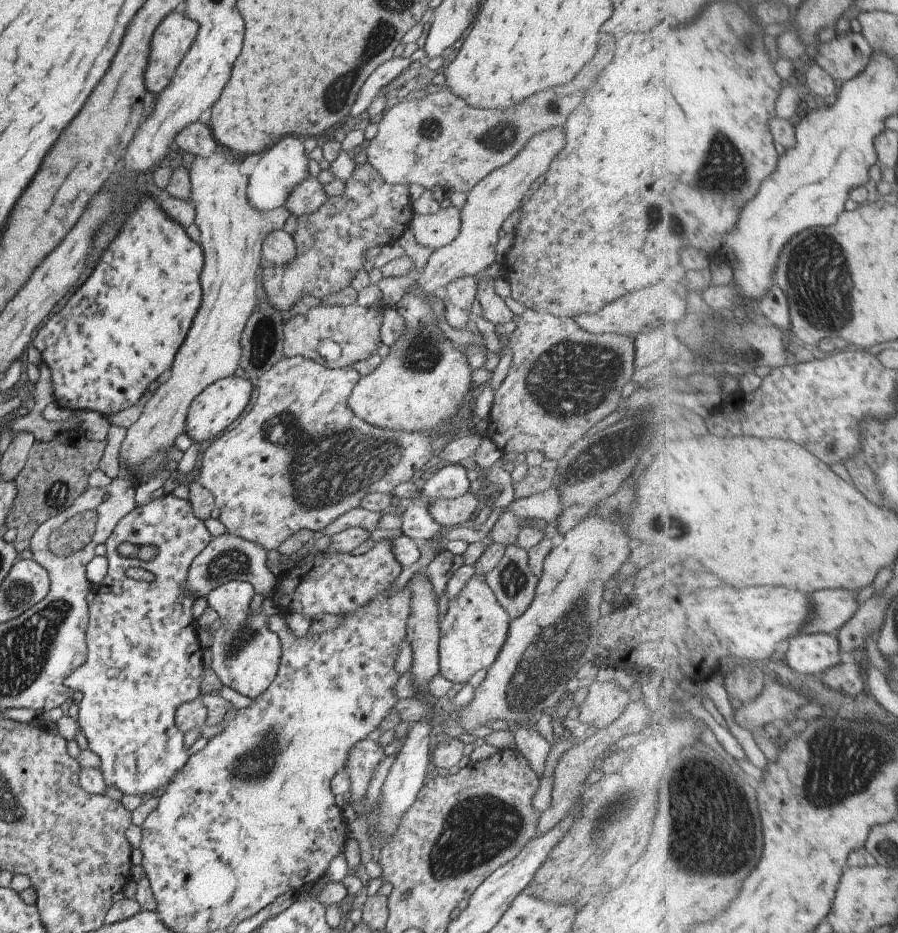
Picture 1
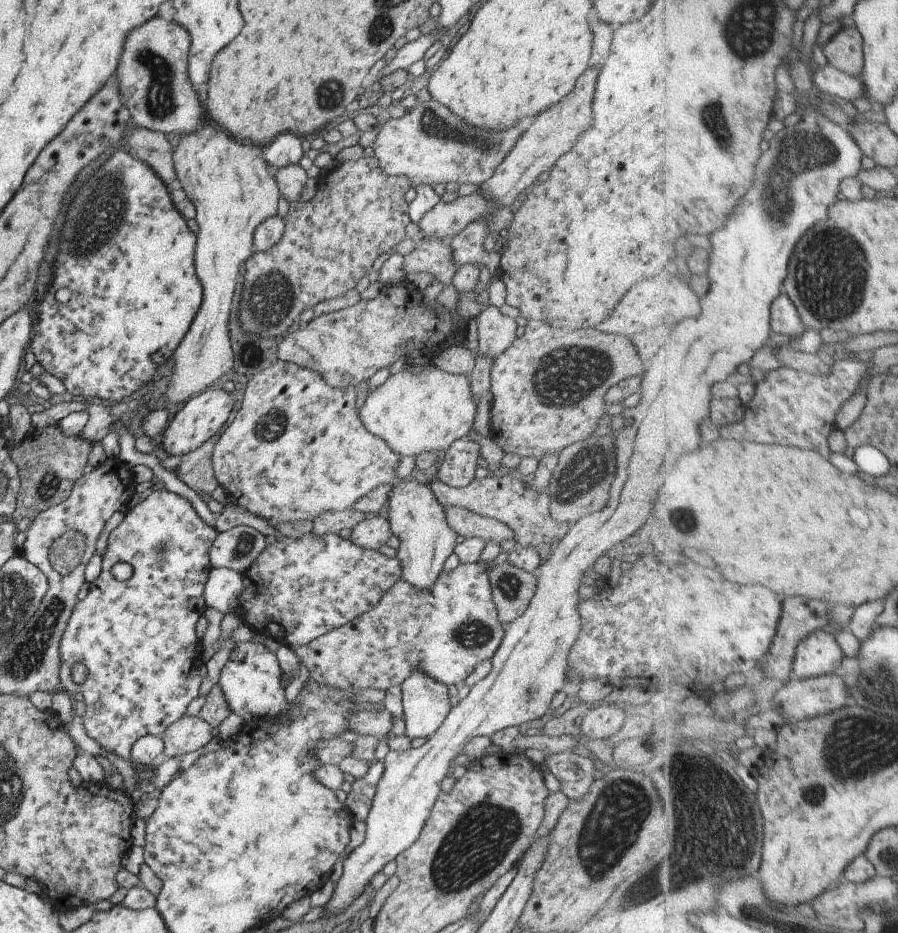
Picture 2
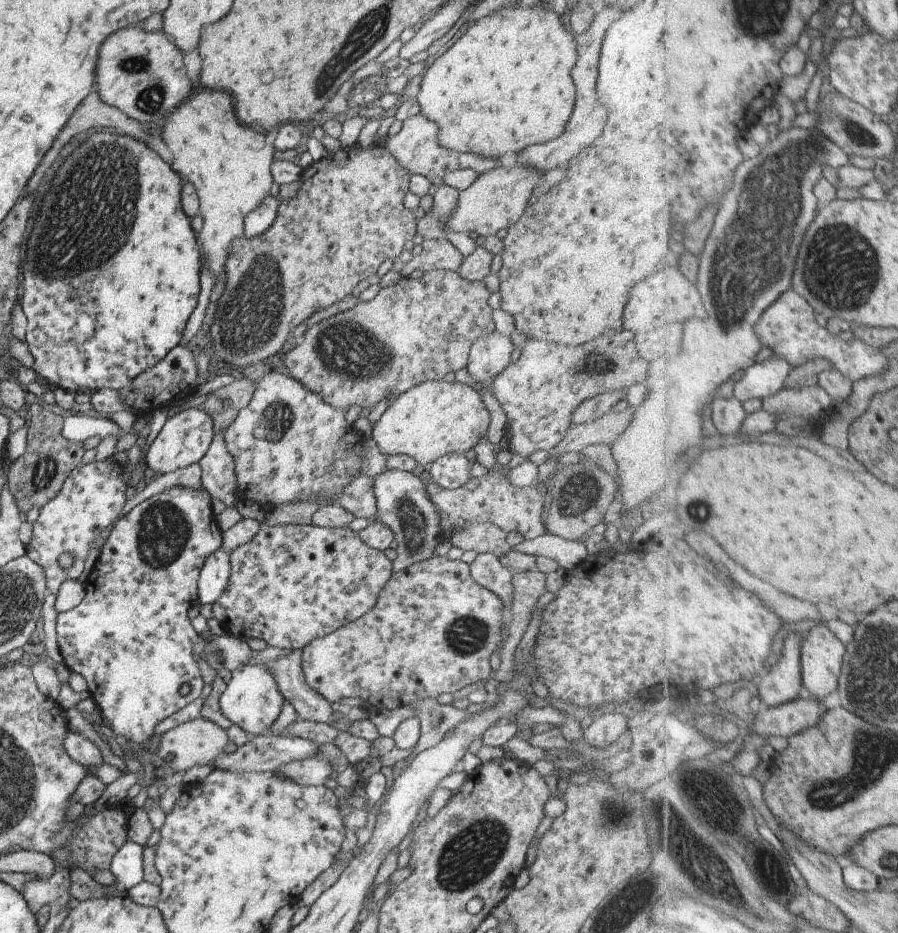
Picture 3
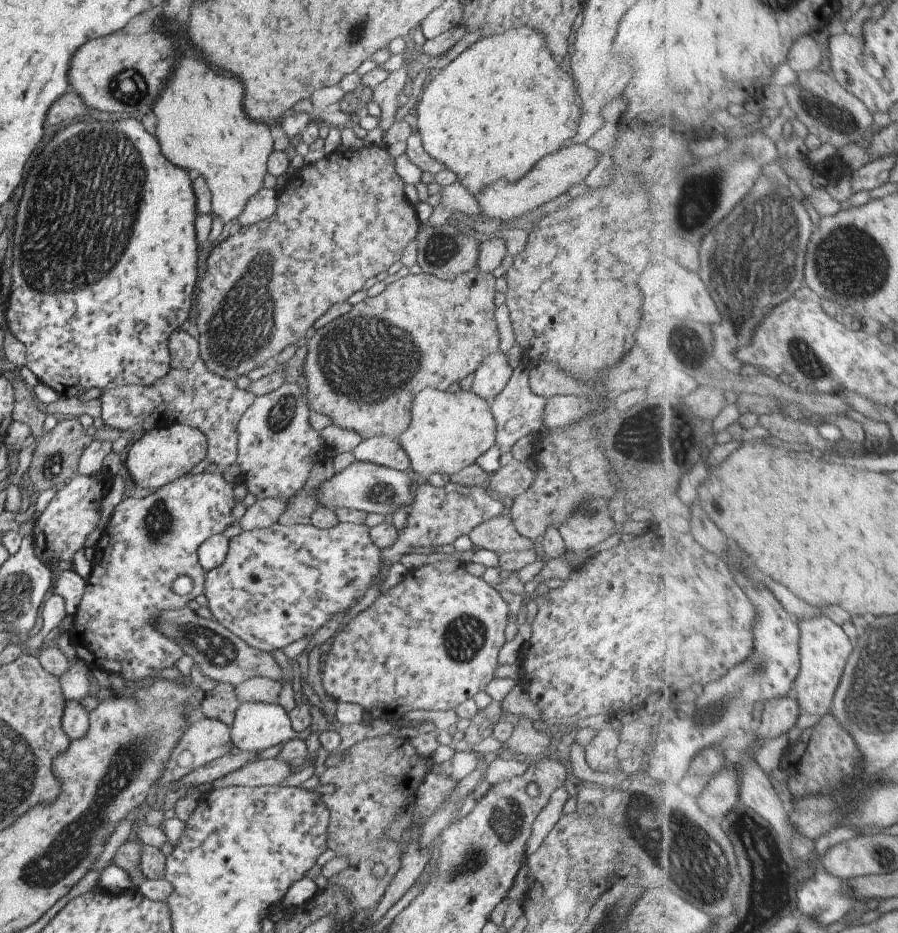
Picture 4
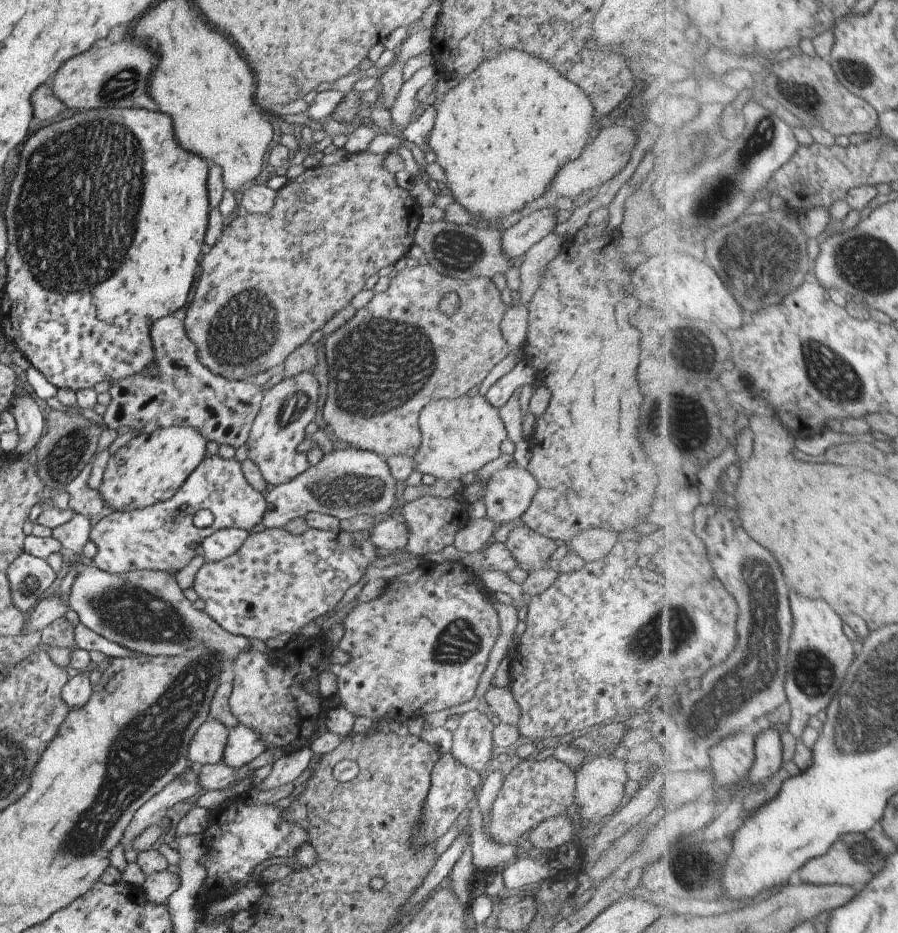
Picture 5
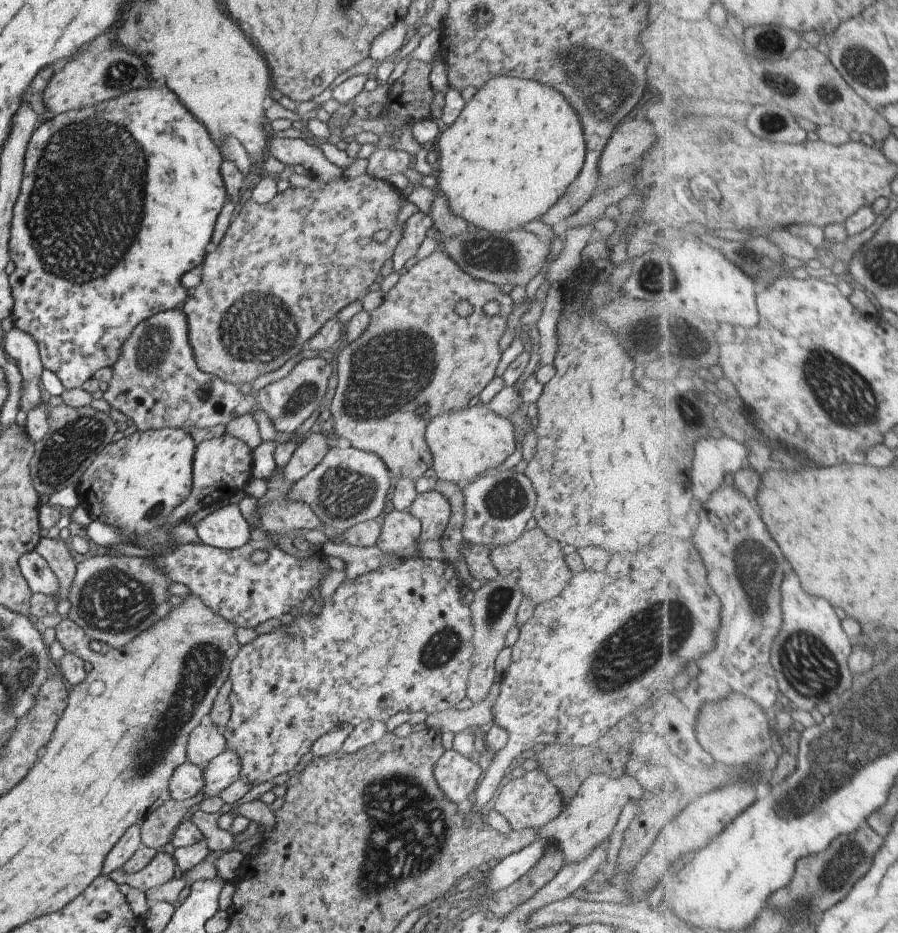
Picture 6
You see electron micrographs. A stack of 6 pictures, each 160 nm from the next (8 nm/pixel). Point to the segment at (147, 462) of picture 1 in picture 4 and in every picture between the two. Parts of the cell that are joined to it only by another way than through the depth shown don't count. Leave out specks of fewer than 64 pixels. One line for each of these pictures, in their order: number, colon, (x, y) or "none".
2: (232, 192)
3: (228, 164)
4: (200, 123)

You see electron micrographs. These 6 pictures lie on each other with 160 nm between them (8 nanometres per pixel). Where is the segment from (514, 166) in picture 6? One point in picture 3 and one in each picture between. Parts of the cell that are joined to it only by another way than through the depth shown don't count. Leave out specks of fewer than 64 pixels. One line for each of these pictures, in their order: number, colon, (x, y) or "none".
3: (504, 84)
4: (502, 104)
5: (500, 135)

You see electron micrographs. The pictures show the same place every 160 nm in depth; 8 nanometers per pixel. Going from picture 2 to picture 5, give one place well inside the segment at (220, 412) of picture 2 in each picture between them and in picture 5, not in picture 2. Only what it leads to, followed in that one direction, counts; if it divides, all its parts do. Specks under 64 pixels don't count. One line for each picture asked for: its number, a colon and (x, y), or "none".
3: (184, 438)
4: (164, 454)
5: (150, 467)

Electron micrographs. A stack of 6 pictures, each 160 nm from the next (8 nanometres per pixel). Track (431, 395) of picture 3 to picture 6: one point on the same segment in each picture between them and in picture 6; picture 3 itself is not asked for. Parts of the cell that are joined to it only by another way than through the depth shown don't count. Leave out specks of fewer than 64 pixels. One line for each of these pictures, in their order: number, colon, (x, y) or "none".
4: (447, 431)
5: (458, 436)
6: (463, 444)

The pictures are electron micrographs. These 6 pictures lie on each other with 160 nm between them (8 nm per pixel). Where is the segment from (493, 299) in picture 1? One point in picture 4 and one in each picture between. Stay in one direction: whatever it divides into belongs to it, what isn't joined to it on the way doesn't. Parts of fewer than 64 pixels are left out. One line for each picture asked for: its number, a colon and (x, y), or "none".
2: (495, 331)
3: (488, 356)
4: (488, 379)

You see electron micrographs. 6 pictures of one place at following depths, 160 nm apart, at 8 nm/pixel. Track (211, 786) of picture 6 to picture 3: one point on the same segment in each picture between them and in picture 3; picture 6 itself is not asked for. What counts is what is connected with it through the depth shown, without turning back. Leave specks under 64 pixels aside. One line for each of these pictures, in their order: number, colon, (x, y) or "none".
3: (251, 700)
4: (256, 726)
5: (242, 745)

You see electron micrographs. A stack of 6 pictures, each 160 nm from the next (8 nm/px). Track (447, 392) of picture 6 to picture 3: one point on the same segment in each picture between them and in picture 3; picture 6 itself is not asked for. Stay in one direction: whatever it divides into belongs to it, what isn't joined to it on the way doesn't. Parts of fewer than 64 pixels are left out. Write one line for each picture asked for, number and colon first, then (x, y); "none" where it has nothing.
3: (419, 329)
4: (431, 333)
5: (397, 353)

